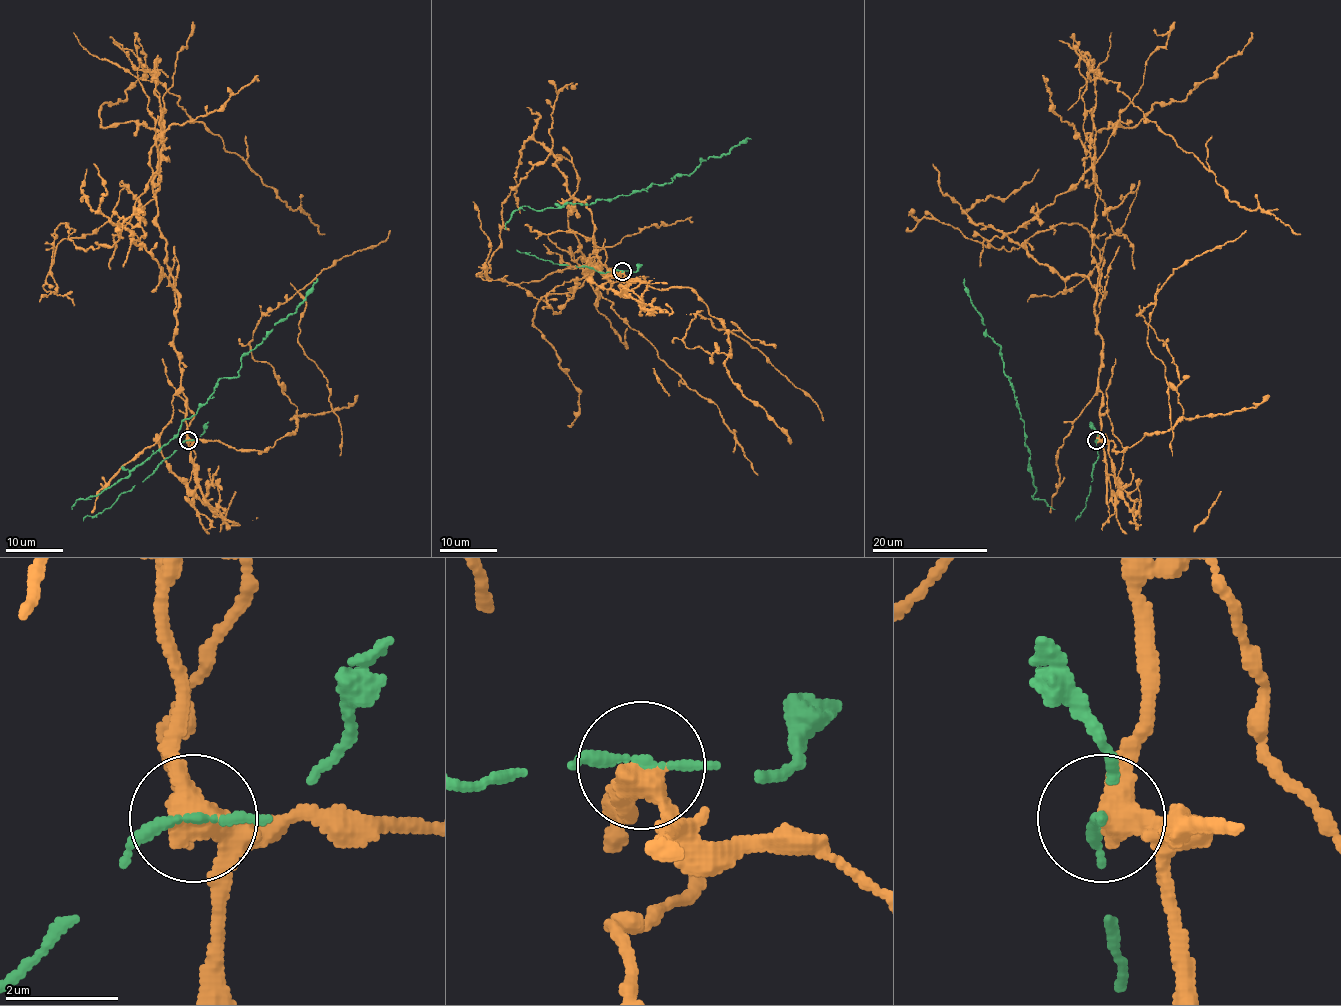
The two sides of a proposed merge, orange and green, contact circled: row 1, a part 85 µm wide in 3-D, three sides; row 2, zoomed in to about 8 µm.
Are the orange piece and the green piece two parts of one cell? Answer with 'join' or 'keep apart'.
keep apart

